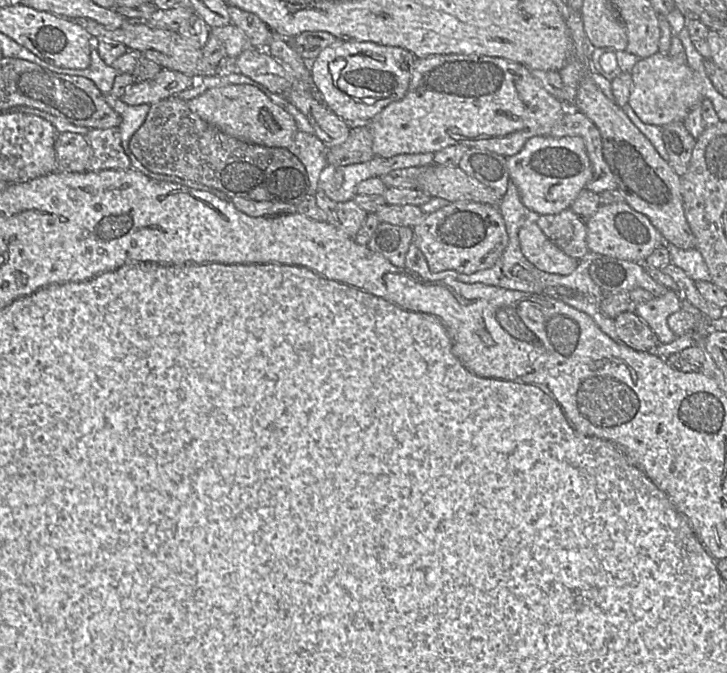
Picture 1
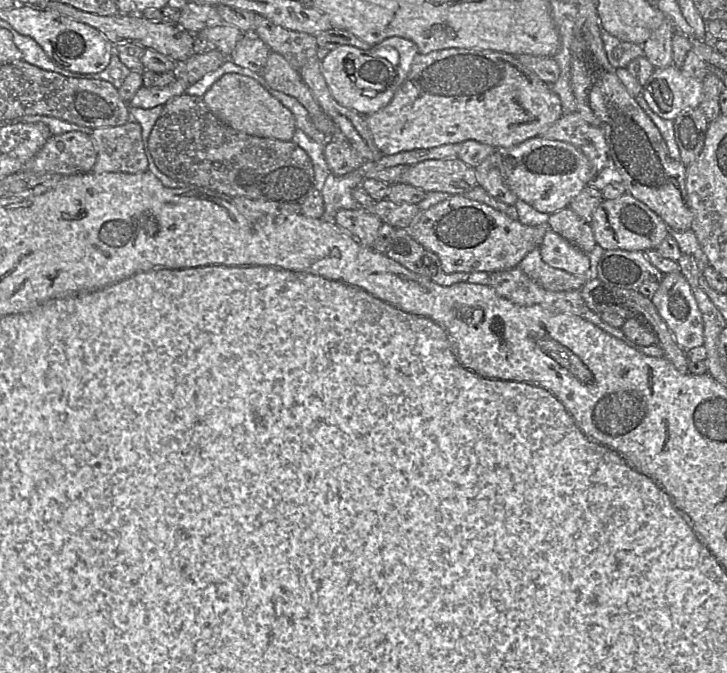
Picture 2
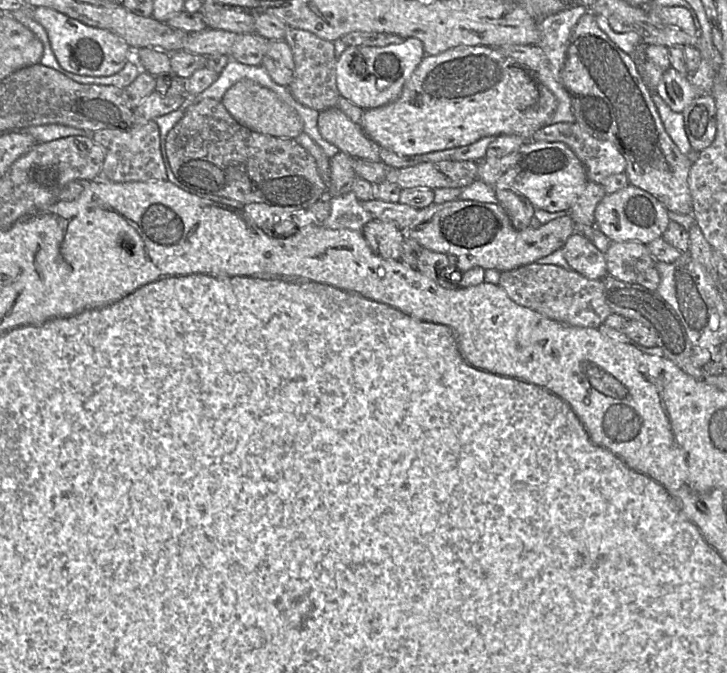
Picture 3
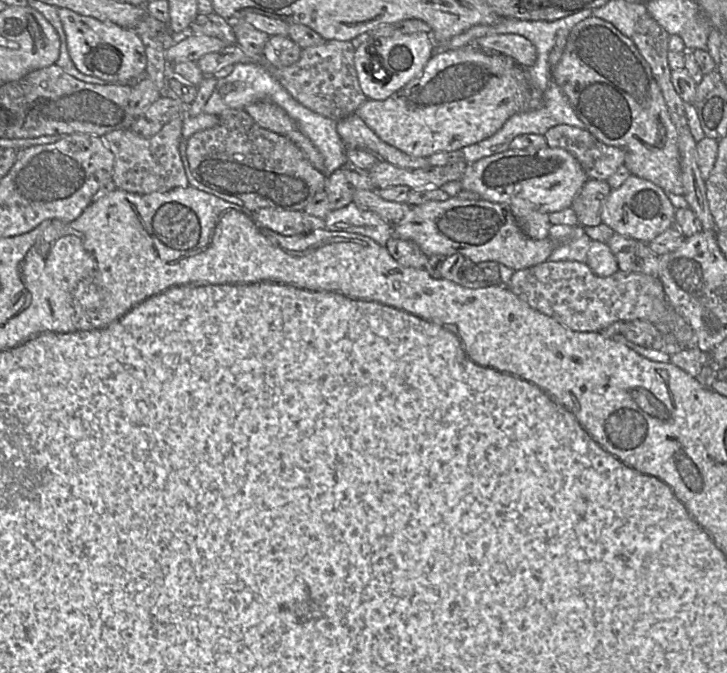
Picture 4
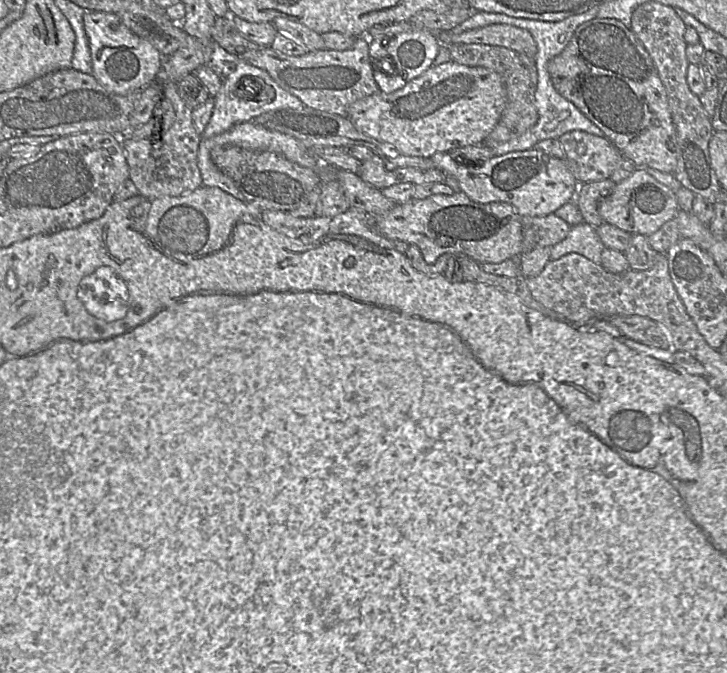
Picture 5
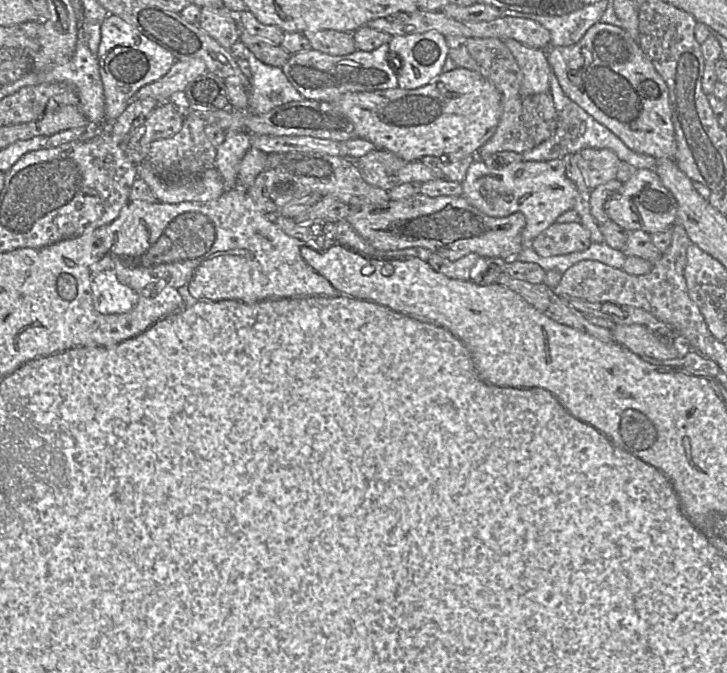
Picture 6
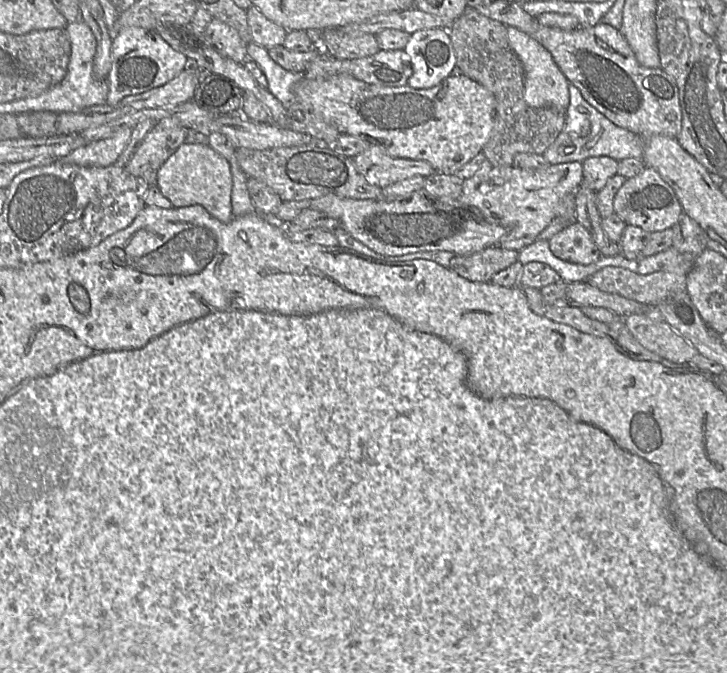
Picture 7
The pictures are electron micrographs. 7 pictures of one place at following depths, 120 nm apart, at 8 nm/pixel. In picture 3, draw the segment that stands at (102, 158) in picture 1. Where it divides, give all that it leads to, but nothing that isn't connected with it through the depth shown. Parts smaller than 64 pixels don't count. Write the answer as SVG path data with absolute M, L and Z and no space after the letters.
M150 121L127 129L101 129L90 135L105 152L101 179L111 182L167 180L160 131L156 122Z

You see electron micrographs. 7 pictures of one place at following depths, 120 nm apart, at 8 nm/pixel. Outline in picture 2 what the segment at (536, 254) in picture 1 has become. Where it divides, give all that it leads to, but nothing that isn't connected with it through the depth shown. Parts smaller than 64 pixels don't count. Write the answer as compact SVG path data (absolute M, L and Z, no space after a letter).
M551 229L545 233L538 248L542 260L553 268L575 275L585 274L590 268L588 254Z

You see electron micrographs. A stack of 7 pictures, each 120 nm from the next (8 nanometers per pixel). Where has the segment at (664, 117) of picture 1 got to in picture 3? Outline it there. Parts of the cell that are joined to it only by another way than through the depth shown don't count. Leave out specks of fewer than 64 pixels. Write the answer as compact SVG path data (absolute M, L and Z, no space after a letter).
M673 68L664 71L655 93L674 112L683 110L699 95L688 78Z

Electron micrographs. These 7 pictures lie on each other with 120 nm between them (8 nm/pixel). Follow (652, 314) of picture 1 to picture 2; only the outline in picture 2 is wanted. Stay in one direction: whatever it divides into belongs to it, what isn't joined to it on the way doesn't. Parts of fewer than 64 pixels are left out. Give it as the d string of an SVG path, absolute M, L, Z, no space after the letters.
M680 271L663 274L651 301L681 349L688 351L703 345L702 314Z

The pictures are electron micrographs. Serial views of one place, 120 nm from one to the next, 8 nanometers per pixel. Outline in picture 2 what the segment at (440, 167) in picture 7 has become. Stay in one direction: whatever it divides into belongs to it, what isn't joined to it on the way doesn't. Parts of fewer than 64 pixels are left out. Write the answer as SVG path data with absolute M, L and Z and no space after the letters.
M449 48L433 51L428 54L418 53L413 60L407 77L396 91L392 100L378 112L366 116L365 120L375 146L384 155L389 156L414 149L425 149L446 144L462 143L467 140L475 140L493 146L496 149L506 149L516 146L529 138L538 136L541 131L552 125L562 115L562 106L558 95L553 92L549 84L539 79L533 72L519 62L515 56L492 50Z

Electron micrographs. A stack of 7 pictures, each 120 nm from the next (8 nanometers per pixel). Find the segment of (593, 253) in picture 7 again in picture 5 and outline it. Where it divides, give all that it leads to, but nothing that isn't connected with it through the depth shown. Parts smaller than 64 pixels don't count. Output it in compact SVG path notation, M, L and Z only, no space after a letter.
M554 213L546 216L521 217L523 251L552 247L568 235L571 226Z

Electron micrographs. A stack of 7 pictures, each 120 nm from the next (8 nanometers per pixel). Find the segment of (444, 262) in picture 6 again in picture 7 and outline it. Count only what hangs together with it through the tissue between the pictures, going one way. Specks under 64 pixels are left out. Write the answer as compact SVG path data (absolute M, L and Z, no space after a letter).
M493 246L466 256L454 256L449 268L470 281L487 282L499 271L518 261L516 250Z

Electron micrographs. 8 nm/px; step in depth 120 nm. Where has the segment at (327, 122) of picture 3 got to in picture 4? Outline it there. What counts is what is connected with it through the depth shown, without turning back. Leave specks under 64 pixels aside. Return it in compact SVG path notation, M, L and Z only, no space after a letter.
M355 113L341 119L336 131L348 149L361 149L377 155L400 168L417 169L430 166L427 158L410 156L383 142Z

